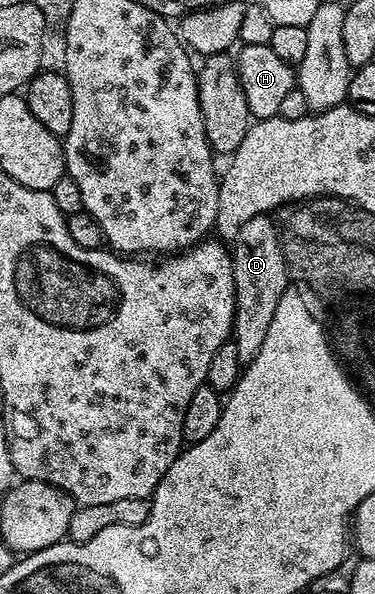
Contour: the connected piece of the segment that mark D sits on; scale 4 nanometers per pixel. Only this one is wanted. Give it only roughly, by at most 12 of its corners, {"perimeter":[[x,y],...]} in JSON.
{"perimeter":[[268,214],[230,244],[241,362],[262,350],[290,288],[286,248]]}

